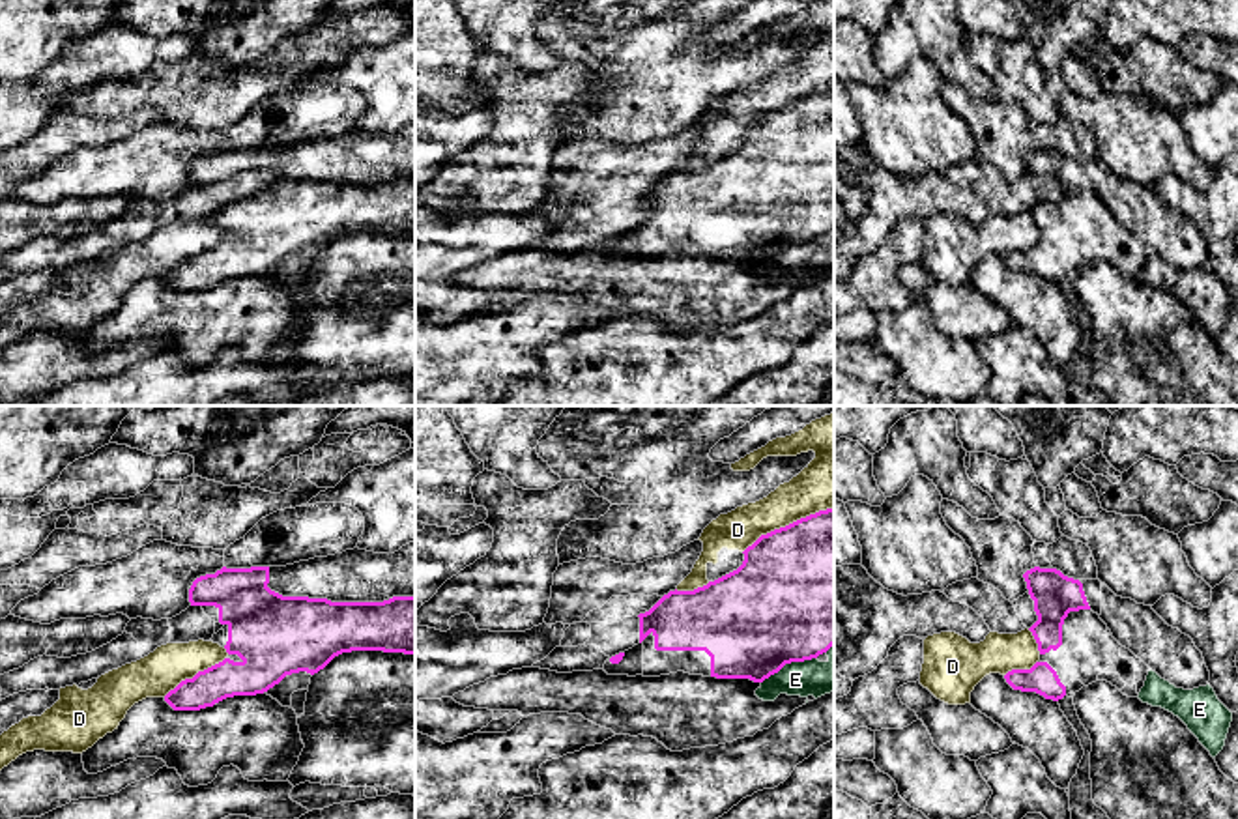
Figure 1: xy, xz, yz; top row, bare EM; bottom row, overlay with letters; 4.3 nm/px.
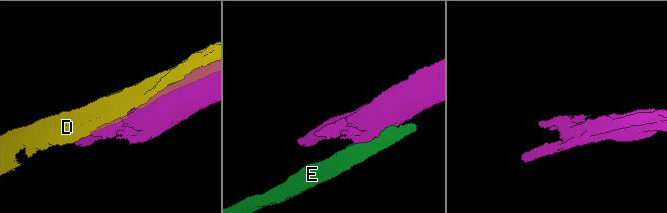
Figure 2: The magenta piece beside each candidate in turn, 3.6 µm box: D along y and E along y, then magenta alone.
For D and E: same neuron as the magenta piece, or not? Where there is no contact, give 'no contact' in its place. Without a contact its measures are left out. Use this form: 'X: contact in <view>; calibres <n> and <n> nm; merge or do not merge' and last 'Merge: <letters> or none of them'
D: contact in xz; calibres 500 and 240 nm; do not merge
E: contact in xz; calibres 500 and 160 nm; do not merge
Merge: none of them

